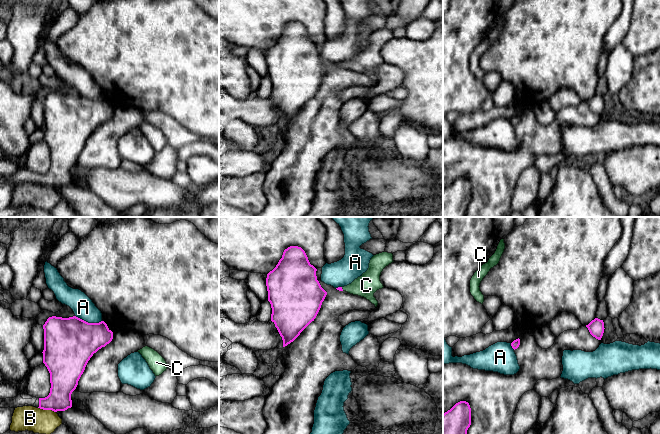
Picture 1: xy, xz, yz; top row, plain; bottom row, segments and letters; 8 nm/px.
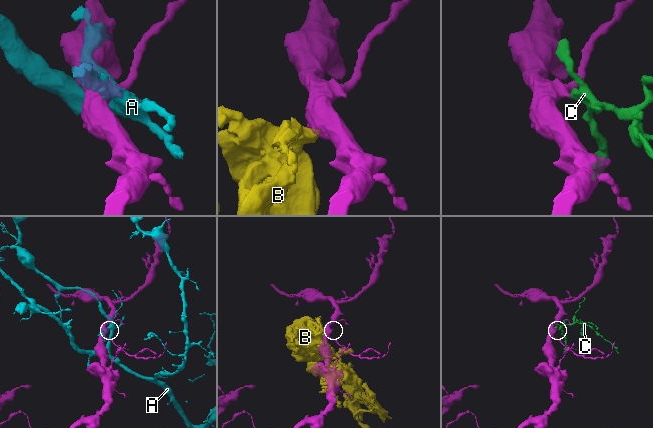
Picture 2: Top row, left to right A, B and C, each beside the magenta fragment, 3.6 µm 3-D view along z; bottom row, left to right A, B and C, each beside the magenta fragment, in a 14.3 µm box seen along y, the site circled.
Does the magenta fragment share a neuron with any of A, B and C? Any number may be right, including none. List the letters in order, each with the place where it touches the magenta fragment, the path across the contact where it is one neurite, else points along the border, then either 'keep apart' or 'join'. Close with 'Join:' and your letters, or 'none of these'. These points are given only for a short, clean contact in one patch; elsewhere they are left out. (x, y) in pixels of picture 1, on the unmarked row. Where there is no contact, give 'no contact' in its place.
A: meets magenta in xy at (89, 99); keep apart
B: meets magenta in xy at (47, 185); border along xy (38, 183), (55, 188); keep apart
C: meets magenta in xz at (342, 65); runs through xz (339, 64), (342, 65), (366, 61); join
Join: C

